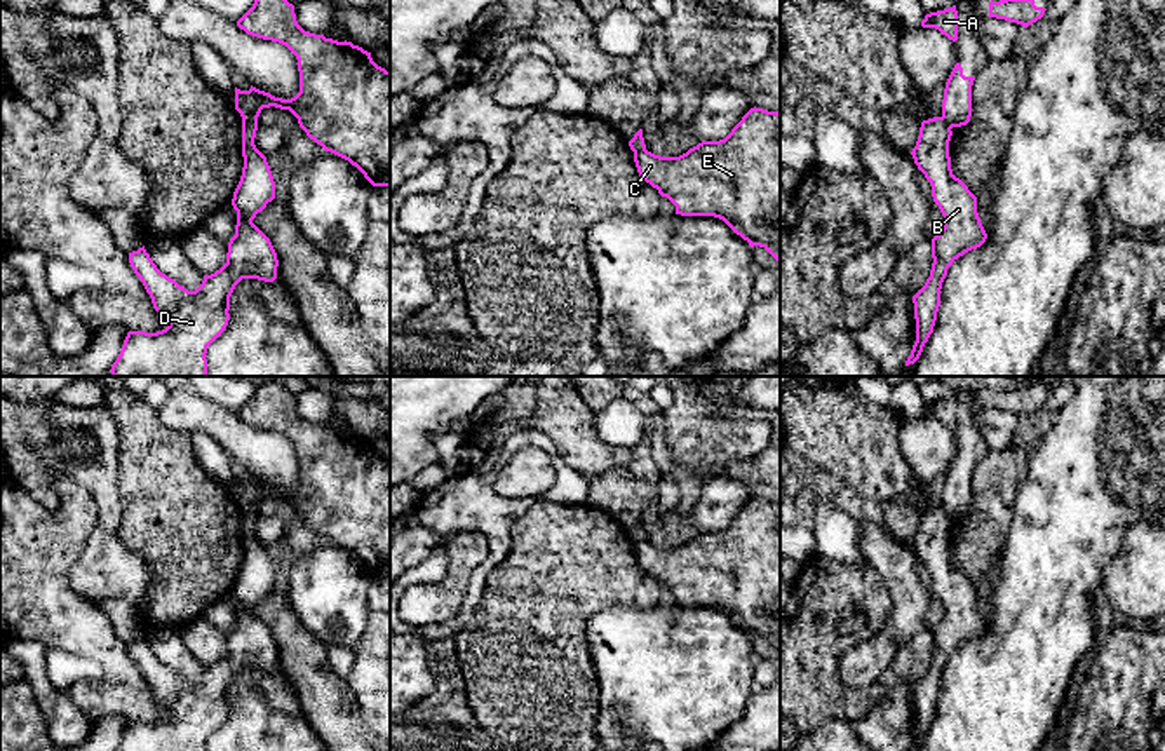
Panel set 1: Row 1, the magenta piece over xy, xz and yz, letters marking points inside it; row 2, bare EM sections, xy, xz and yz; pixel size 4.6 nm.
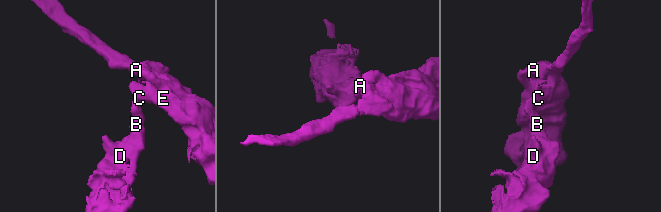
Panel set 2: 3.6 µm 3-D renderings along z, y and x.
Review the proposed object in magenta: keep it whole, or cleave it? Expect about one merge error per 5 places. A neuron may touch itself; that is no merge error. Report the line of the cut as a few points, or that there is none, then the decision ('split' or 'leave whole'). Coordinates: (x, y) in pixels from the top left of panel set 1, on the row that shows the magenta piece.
cut xy (242, 117), (256, 124); split

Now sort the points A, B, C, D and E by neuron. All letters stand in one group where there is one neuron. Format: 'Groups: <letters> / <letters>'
Groups: A C E / B D

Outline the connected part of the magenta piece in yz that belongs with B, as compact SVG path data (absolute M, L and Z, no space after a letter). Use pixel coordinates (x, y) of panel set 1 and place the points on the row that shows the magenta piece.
M942 117L921 122L919 136L911 155L932 185L933 202L944 216L942 230L932 239L932 270L925 286L912 296L916 342L906 366L914 364L937 321L940 289L947 268L965 253L980 247L987 233L977 213L977 197L953 174L949 141L953 131Z

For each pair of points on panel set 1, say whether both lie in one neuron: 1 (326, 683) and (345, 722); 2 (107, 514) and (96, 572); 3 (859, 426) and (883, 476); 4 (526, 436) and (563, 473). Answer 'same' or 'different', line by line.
1: same
2: same
3: same
4: same

